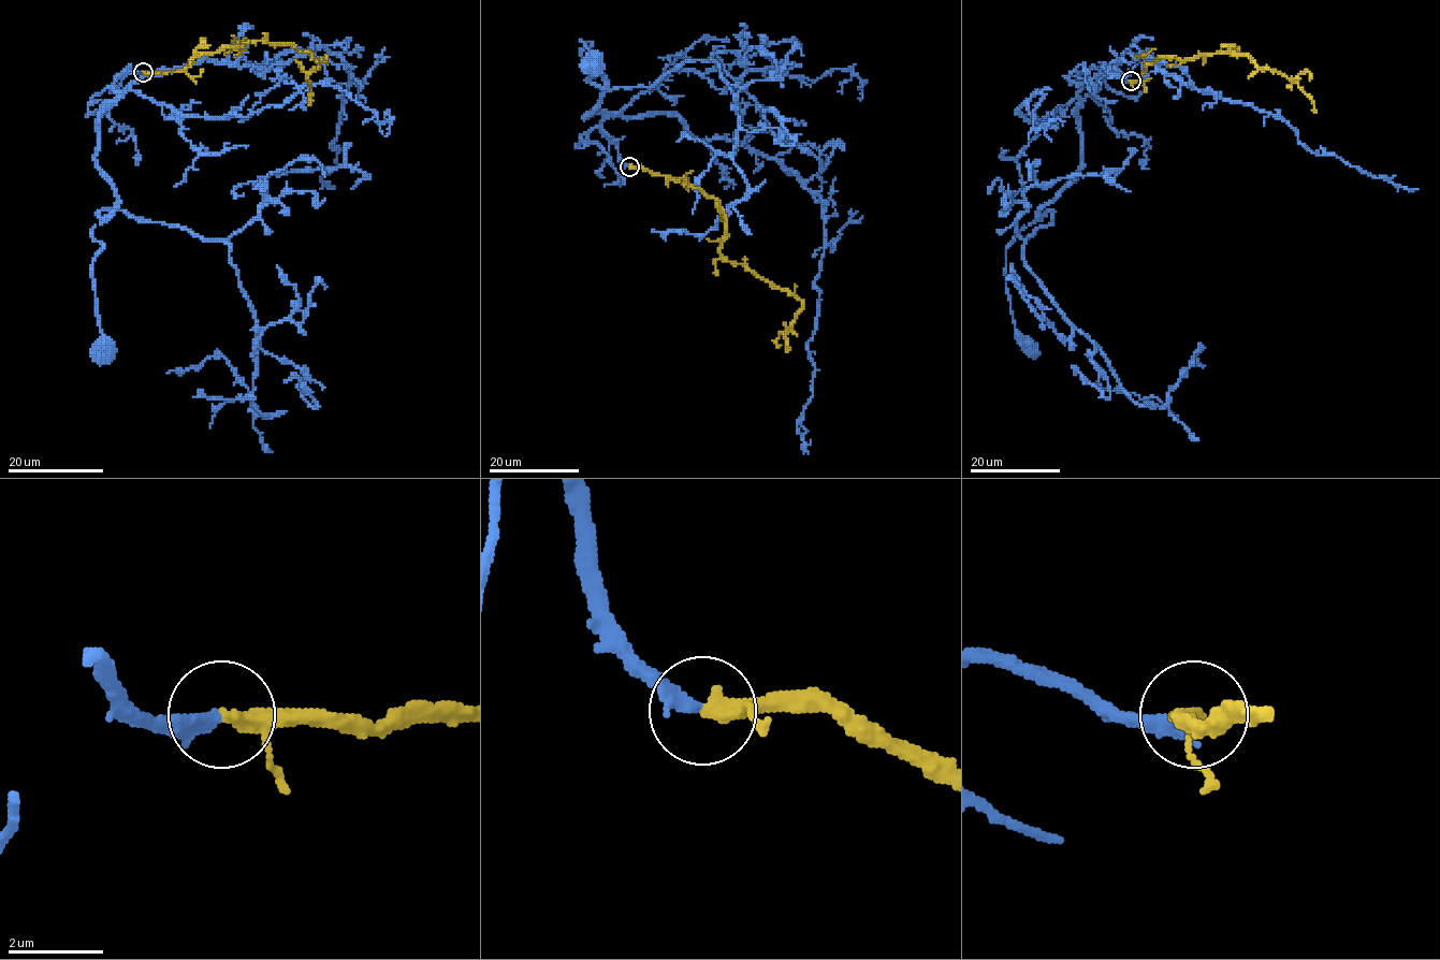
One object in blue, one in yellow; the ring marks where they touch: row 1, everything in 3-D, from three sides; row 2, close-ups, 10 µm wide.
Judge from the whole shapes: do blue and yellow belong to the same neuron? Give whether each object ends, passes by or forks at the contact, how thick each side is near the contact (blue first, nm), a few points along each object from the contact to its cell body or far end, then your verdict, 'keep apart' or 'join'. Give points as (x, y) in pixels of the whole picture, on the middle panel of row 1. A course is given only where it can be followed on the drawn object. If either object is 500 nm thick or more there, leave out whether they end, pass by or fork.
blue ends | yellow passes by | 320/260 nm | blue via (628, 166), (601, 130), (605, 117), (584, 118), (605, 78), (584, 61), (590, 45), (581, 41), (590, 64) | yellow via (628, 166), (643, 166), (688, 183), (720, 204), (725, 216), (721, 253), (802, 303), (785, 331), (786, 352) | join

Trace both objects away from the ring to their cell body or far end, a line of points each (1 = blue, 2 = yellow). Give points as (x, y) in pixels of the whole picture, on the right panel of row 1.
1: (1131, 81), (1108, 75), (1081, 103), (1077, 120), (1082, 169), (1006, 249), (1009, 309), (1016, 329), (1029, 345)
2: (1131, 81), (1161, 56), (1247, 54), (1259, 69), (1273, 69), (1295, 82), (1317, 113)

